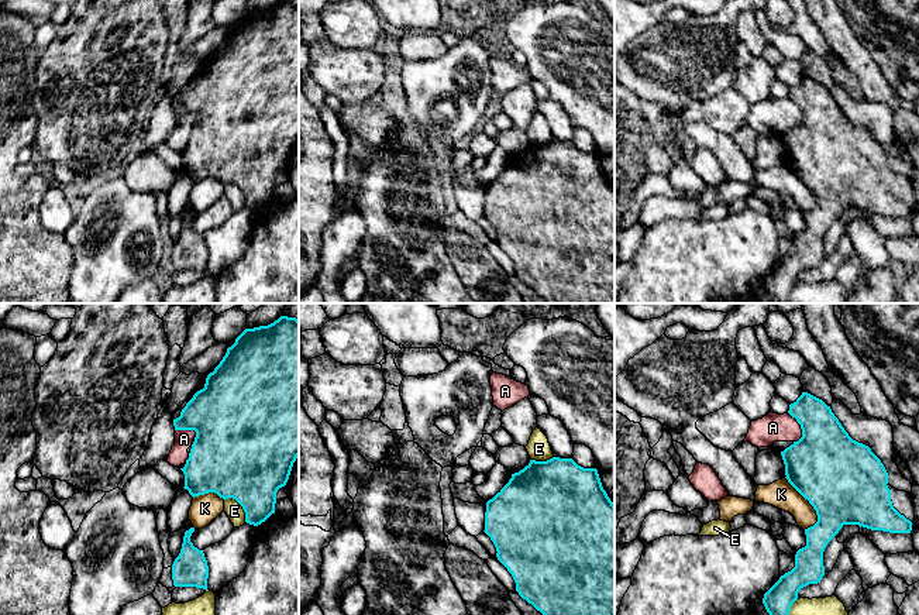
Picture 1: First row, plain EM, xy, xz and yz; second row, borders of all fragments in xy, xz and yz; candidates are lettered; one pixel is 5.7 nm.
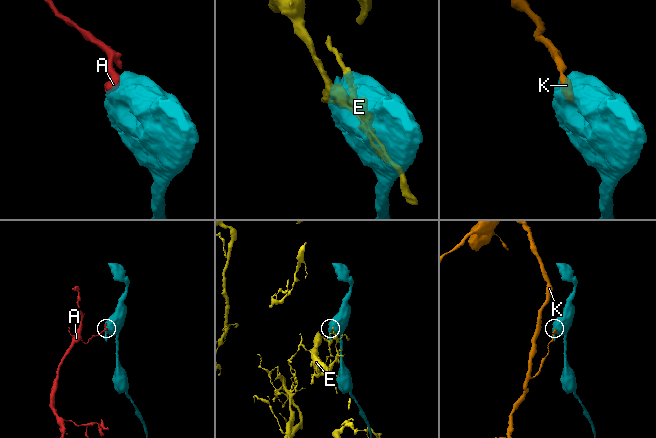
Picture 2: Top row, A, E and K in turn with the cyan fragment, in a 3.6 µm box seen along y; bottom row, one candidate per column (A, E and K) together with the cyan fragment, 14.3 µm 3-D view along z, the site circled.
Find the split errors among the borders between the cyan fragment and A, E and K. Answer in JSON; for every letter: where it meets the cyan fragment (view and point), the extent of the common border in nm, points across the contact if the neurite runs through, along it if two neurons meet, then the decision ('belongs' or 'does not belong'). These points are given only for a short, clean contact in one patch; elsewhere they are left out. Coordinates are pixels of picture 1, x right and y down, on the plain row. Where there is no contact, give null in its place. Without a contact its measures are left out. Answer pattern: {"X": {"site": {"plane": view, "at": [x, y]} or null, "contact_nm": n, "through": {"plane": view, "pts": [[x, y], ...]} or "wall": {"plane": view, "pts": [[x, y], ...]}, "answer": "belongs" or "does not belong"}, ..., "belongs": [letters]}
{"A": {"site": {"plane": "xy", "at": [190, 113]}, "contact_nm": 140, "wall": {"plane": "xy", "pts": [[175, 113], [192, 113], [195, 116], [193, 127]]}, "answer": "does not belong"}, "E": {"site": {"plane": "xy", "at": [240, 188]}, "contact_nm": 180, "answer": "does not belong"}, "K": {"site": {"plane": "yz", "at": [809, 186]}, "contact_nm": 320, "answer": "does not belong"}, "belongs": []}

